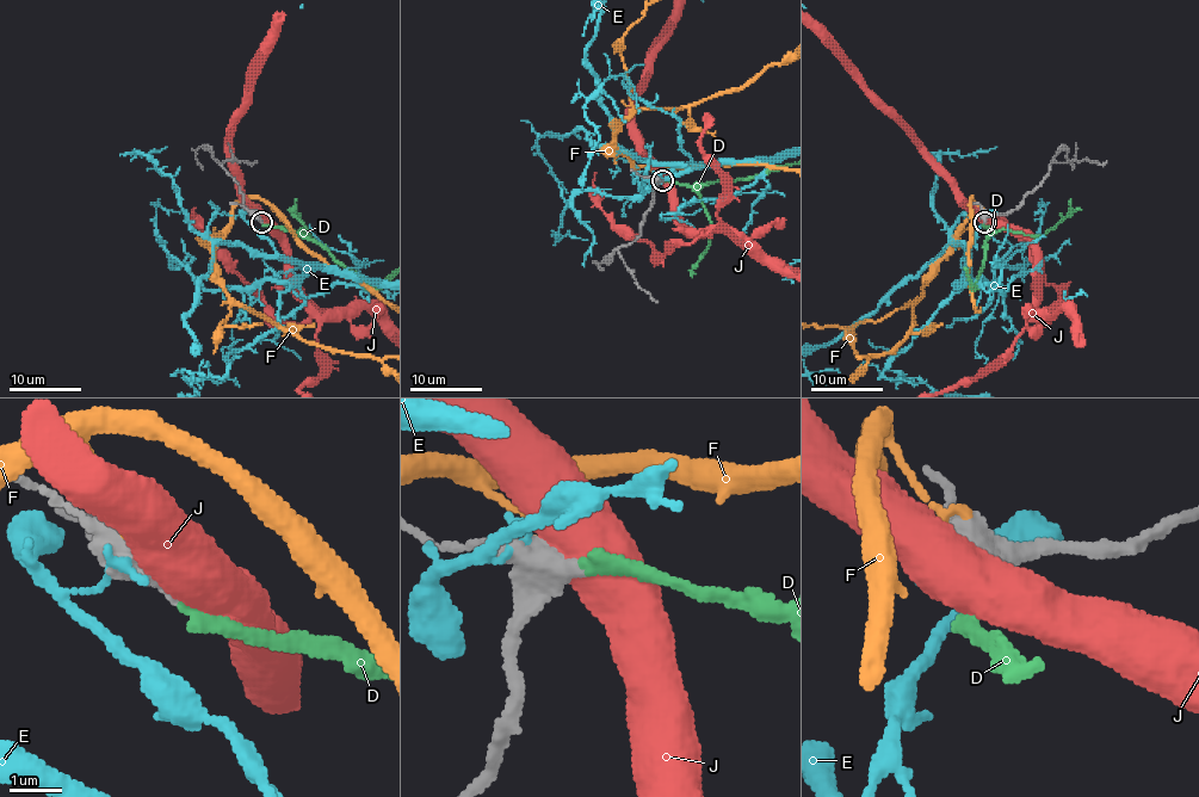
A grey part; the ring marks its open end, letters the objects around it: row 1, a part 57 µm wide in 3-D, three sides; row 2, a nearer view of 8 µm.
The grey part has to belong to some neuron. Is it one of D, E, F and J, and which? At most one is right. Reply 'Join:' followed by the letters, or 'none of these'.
Join: D

